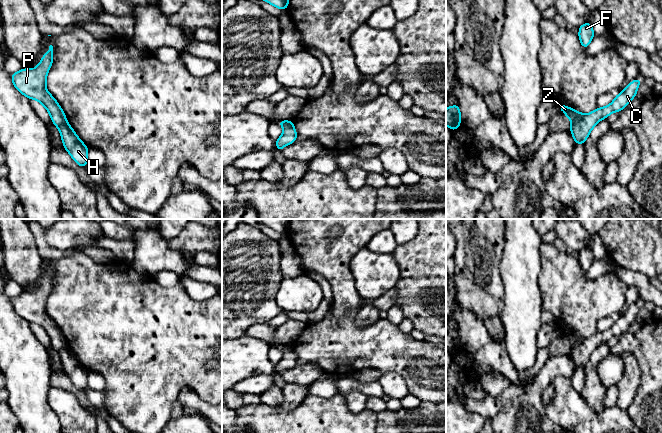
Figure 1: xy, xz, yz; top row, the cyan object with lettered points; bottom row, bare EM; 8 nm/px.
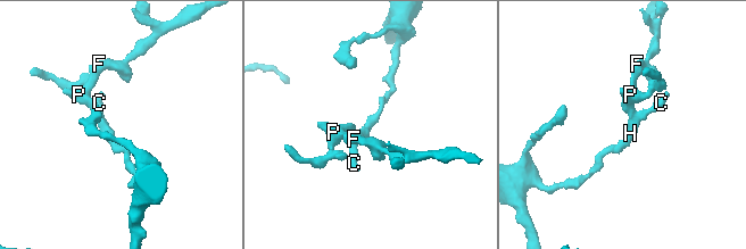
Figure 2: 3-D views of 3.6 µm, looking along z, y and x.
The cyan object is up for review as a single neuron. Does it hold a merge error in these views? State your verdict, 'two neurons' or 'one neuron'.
two neurons

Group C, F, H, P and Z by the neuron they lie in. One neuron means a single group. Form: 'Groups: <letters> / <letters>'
Groups: C H / F P Z

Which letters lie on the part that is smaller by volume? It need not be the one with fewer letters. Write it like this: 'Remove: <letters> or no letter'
Remove: F, P, Z

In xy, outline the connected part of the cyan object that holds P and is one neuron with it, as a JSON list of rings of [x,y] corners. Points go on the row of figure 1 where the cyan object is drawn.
[[[53,46],[42,56],[41,62],[35,68],[20,69],[11,74],[14,87],[29,99],[39,101],[51,116],[52,123],[59,127],[67,122],[67,118],[56,101],[46,89],[46,77],[53,63]]]

